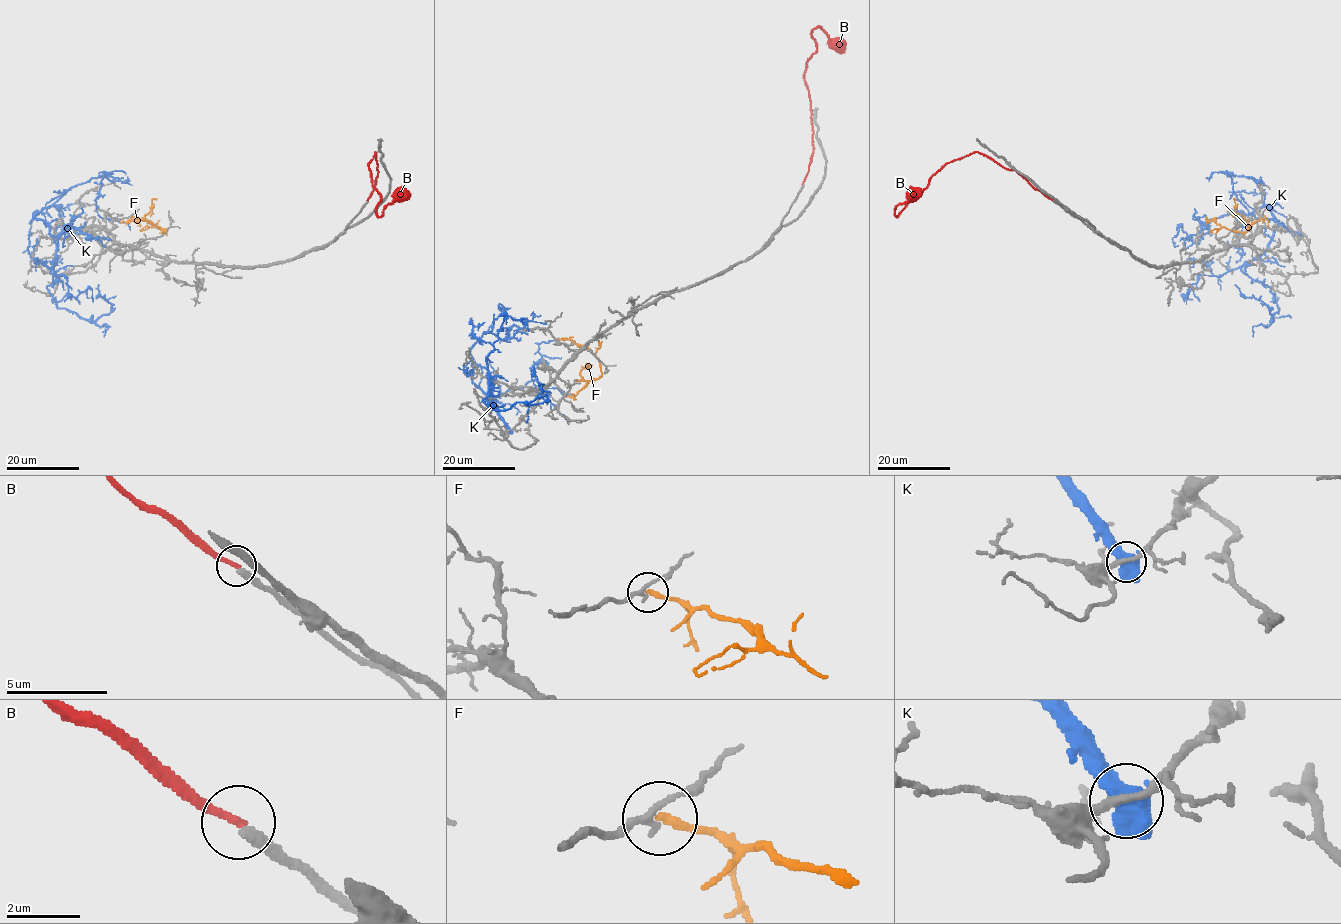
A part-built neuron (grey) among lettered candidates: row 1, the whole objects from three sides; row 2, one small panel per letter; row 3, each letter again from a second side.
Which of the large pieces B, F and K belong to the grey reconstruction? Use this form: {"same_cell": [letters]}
{"same_cell": []}

